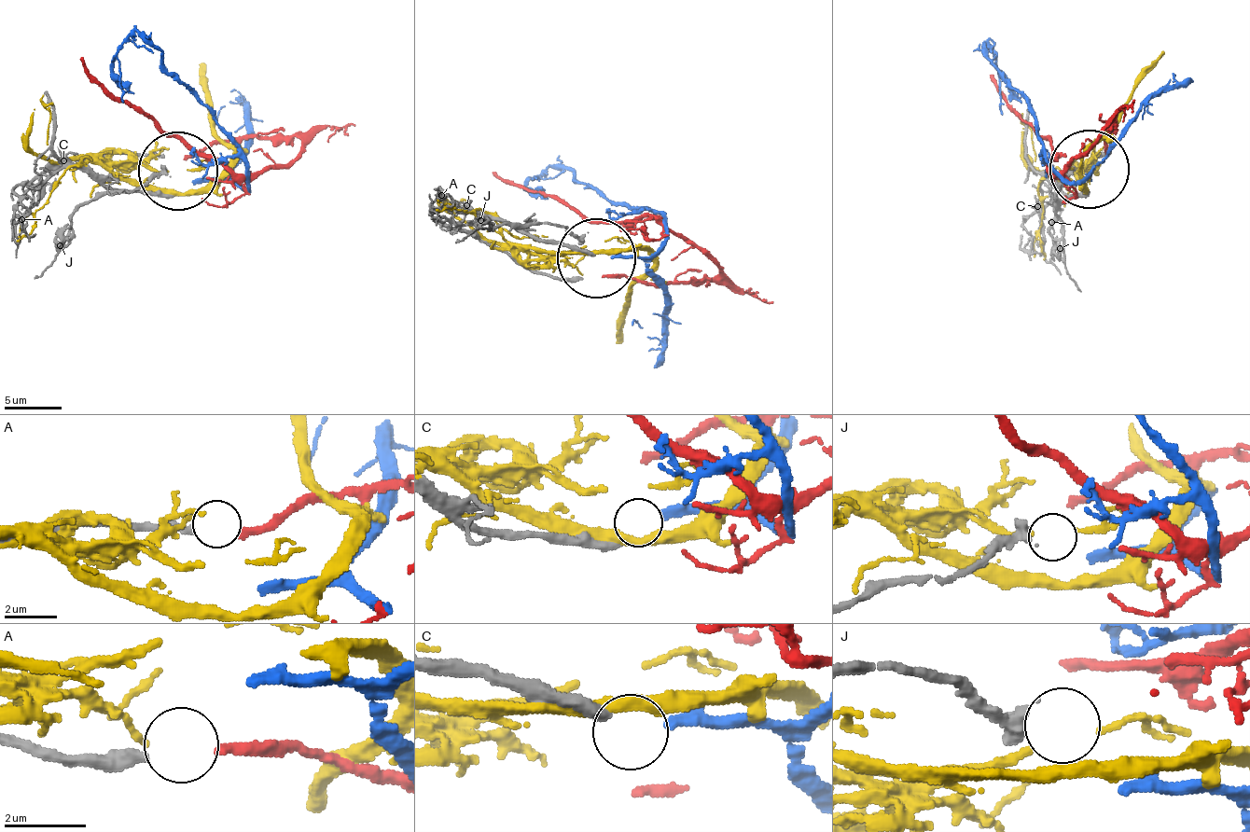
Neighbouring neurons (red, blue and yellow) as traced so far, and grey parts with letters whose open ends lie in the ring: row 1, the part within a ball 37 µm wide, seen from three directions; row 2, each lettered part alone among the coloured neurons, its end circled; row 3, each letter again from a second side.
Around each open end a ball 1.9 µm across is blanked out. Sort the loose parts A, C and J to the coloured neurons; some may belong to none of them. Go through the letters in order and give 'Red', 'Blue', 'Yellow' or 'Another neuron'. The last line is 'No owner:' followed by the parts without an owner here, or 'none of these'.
A: Red
C: Blue
J: Another neuron
No owner: J

